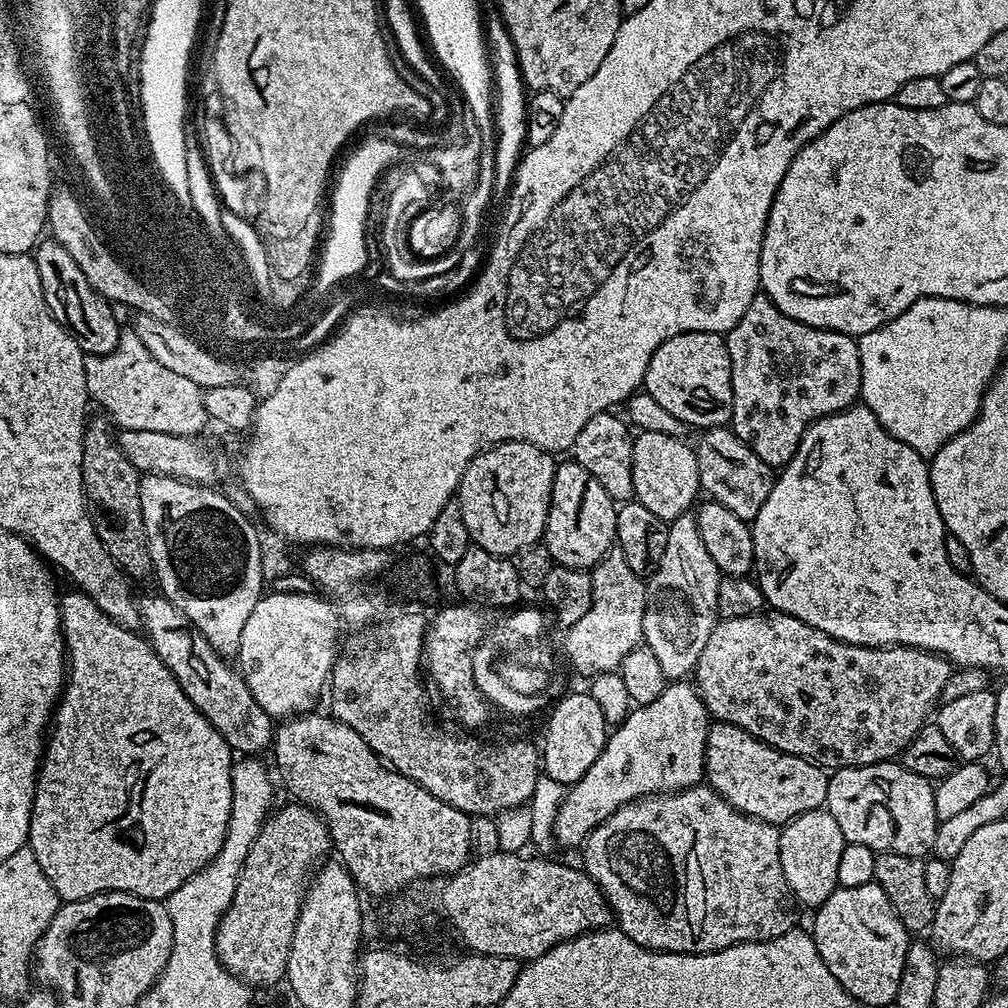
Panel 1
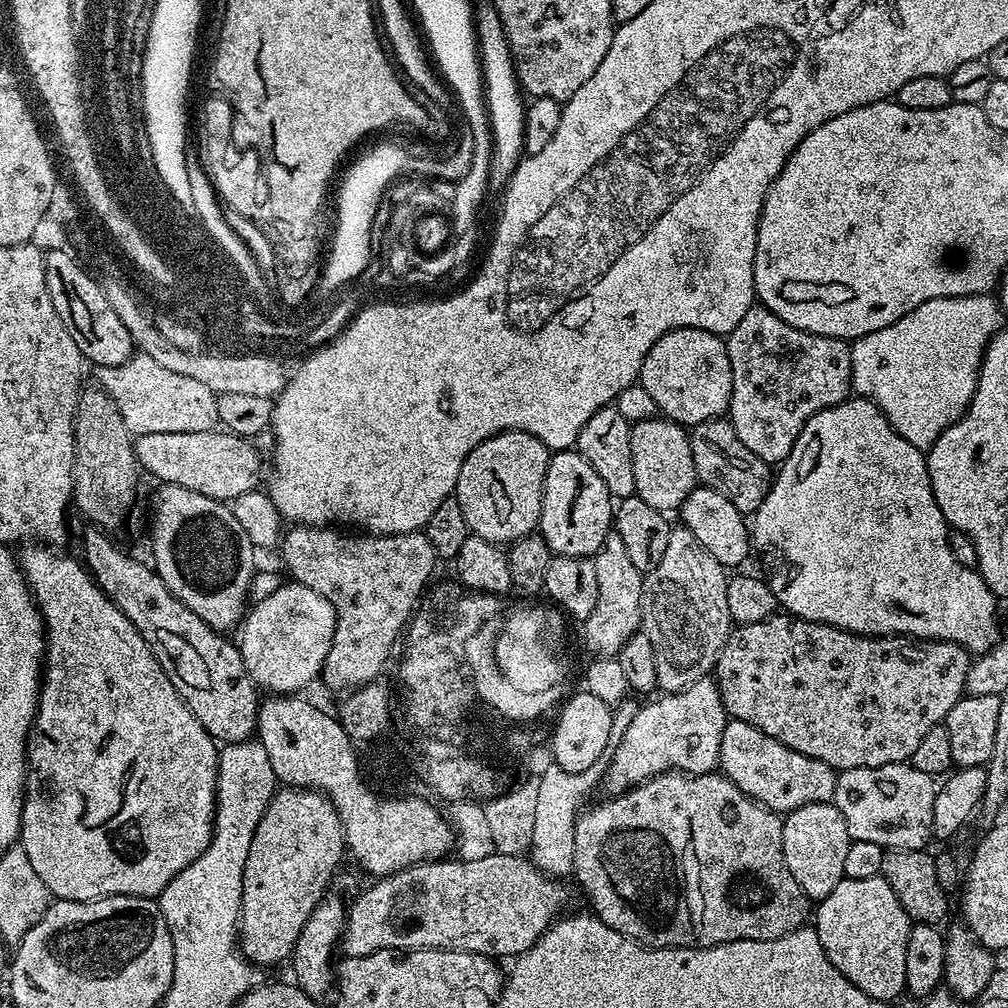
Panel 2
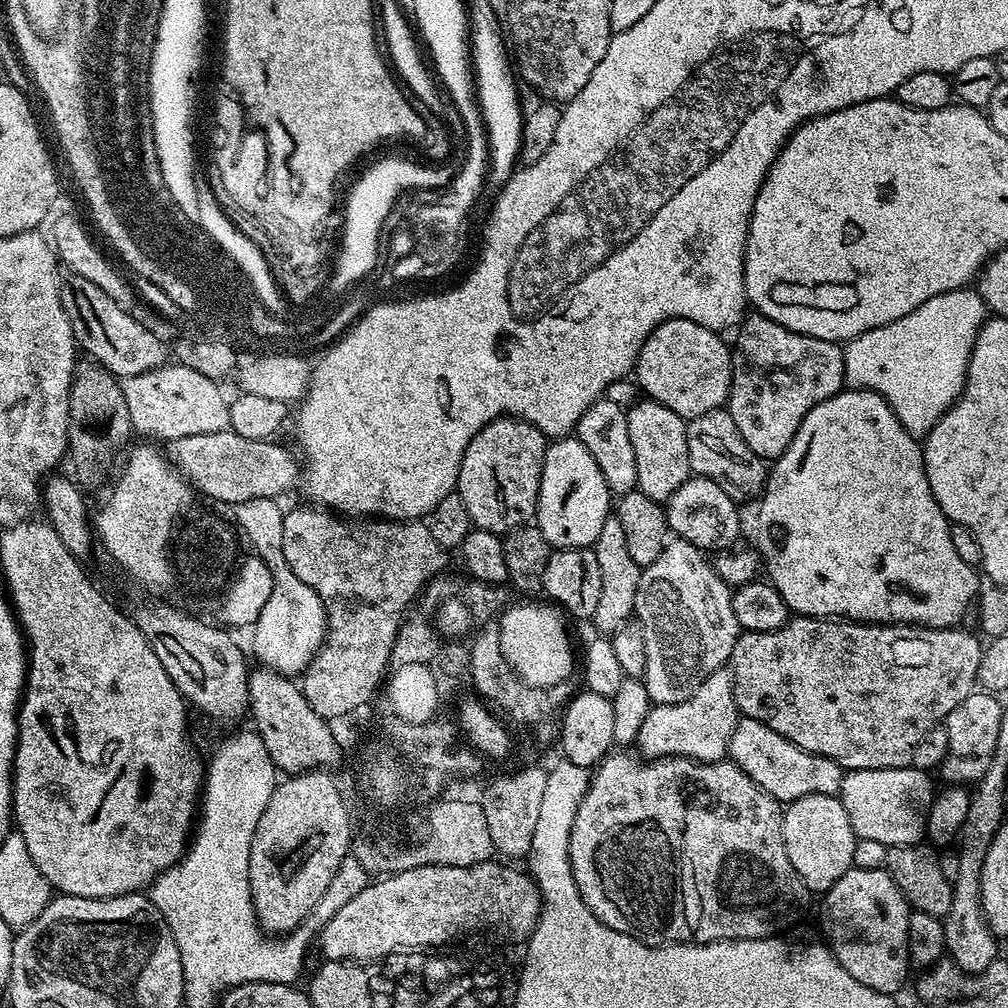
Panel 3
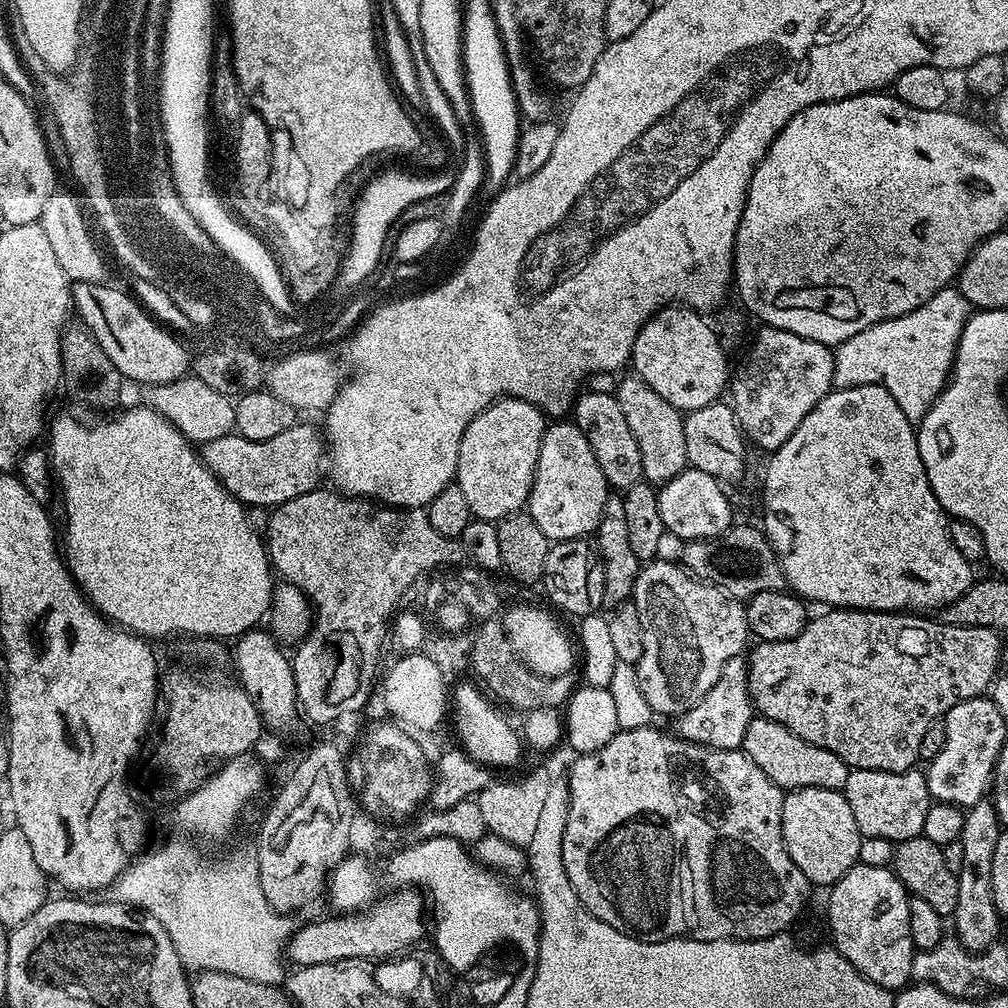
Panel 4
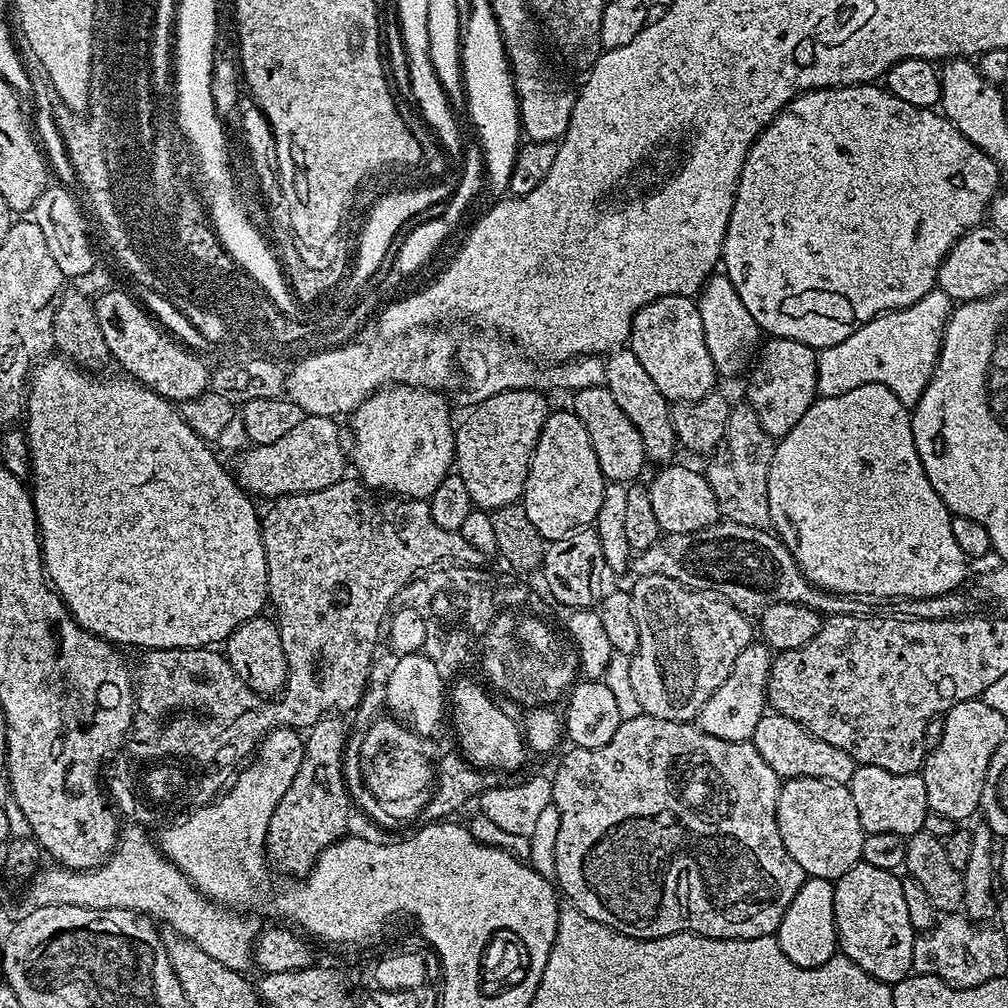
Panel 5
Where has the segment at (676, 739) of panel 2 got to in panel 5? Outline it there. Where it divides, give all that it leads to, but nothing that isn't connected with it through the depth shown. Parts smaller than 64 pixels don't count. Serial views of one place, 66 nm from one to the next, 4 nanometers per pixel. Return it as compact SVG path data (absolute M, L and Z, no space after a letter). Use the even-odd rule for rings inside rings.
M763 642L748 644L746 650L742 650L742 654L738 654L738 658L734 658L734 666L730 670L726 682L722 682L722 686L718 686L718 690L714 690L714 694L710 694L706 706L702 706L698 717L698 727L706 734L714 734L714 738L722 738L726 742L751 741L754 726L758 726L758 722L766 714L768 708L768 675L772 669L773 659L774 653L767 644Z

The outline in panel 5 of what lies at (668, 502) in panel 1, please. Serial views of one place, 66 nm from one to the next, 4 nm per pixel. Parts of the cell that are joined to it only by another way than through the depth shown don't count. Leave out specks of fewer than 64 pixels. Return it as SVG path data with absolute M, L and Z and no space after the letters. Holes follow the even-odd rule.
M621 346L607 353L604 365L606 366L604 387L610 390L614 402L618 402L618 406L625 412L626 418L630 418L630 422L634 422L634 430L638 430L638 434L642 434L645 457L651 463L653 460L656 466L667 465L675 457L672 455L678 452L678 441L672 421L672 404L662 394L662 390L658 390L658 386L654 386L654 381L651 380L650 374L646 374L642 362L638 362L638 358L634 358L631 347Z

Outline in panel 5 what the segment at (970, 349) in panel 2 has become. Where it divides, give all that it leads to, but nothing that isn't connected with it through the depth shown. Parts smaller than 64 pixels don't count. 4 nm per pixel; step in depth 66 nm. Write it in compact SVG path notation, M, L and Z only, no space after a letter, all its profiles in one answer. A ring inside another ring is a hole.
M937 286L930 290L930 294L926 294L926 298L918 298L914 306L883 312L854 330L846 342L823 349L816 362L817 393L820 396L837 396L858 386L881 384L892 391L909 410L915 408L932 380L940 357L944 328L953 307L954 301Z

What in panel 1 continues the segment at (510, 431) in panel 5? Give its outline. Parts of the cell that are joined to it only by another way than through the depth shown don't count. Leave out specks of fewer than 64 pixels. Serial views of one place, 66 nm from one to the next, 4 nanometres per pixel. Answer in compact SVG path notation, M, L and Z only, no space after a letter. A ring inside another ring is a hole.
M521 440L496 444L477 454L466 466L466 474L462 474L458 489L462 519L466 522L472 544L490 554L505 558L515 557L533 545L539 545L544 539L544 527L548 521L556 465L553 453Z

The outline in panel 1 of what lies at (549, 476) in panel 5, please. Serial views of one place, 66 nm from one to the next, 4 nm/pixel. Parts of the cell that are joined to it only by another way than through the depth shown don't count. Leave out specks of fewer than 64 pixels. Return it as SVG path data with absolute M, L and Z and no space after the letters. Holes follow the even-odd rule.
M571 458L565 460L565 464L560 462L556 465L542 544L548 548L559 567L591 570L616 544L617 505L610 494L602 490L594 474L582 470L582 466L578 466Z

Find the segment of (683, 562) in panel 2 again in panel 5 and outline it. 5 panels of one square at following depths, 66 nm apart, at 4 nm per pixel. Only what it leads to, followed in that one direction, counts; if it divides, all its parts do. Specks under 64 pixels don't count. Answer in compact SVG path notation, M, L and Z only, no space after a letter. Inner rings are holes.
M662 574L636 576L634 582L636 582L636 585L631 585L630 591L634 598L634 619L638 621L638 642L640 643L638 650L630 658L630 681L631 685L634 686L635 697L641 702L643 715L653 716L654 718L666 718L667 720L695 721L700 715L702 706L706 706L710 694L714 694L714 690L718 690L718 686L722 686L722 682L726 682L726 678L734 666L734 658L738 658L738 654L742 654L742 650L746 650L746 646L753 643L753 621L751 624L748 621L751 619L745 613L739 612L723 596L718 596L715 592L698 592L695 588L690 588L687 584L679 584L674 578L666 578Z

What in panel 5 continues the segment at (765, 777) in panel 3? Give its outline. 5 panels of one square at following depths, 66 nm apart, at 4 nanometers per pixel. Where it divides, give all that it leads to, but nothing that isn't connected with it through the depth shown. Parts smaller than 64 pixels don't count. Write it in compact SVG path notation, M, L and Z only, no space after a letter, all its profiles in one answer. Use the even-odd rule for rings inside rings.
M773 711L765 714L758 726L754 726L750 742L756 747L758 754L762 754L762 758L766 758L766 762L770 762L770 766L784 780L809 776L851 785L858 767L856 760L850 758L846 750L838 750L838 746L830 746L830 742L822 742L822 738L812 737L801 724Z

